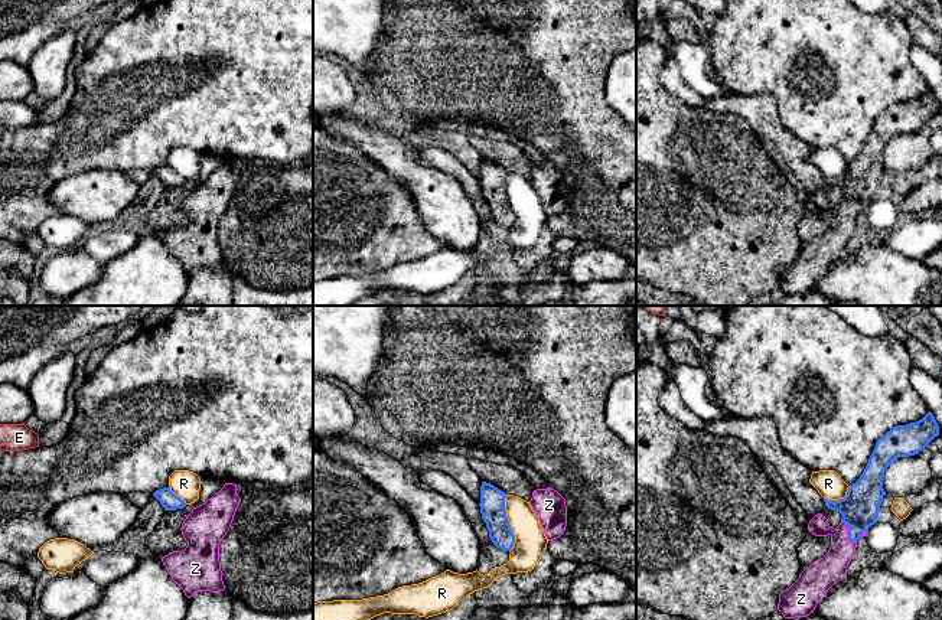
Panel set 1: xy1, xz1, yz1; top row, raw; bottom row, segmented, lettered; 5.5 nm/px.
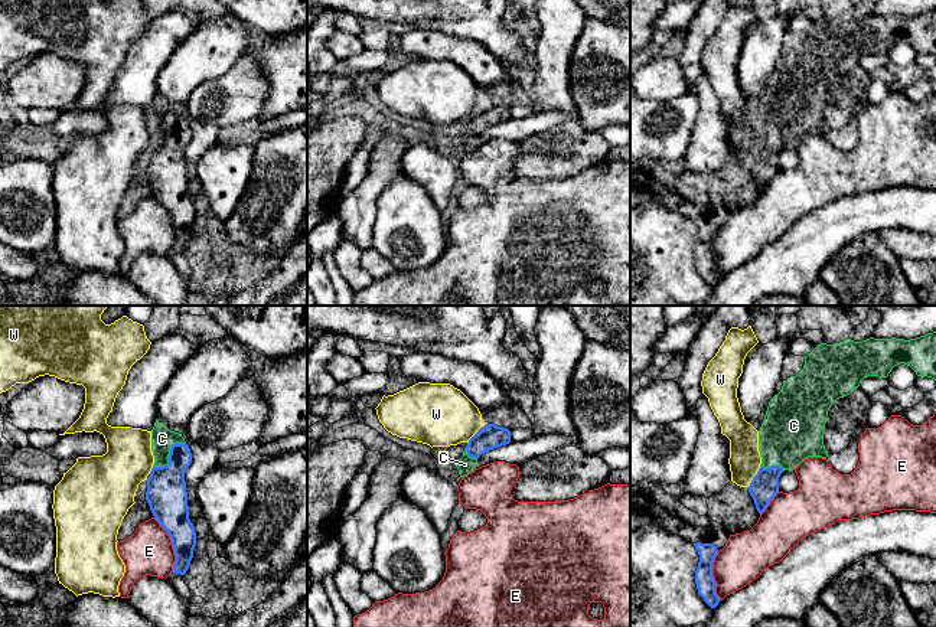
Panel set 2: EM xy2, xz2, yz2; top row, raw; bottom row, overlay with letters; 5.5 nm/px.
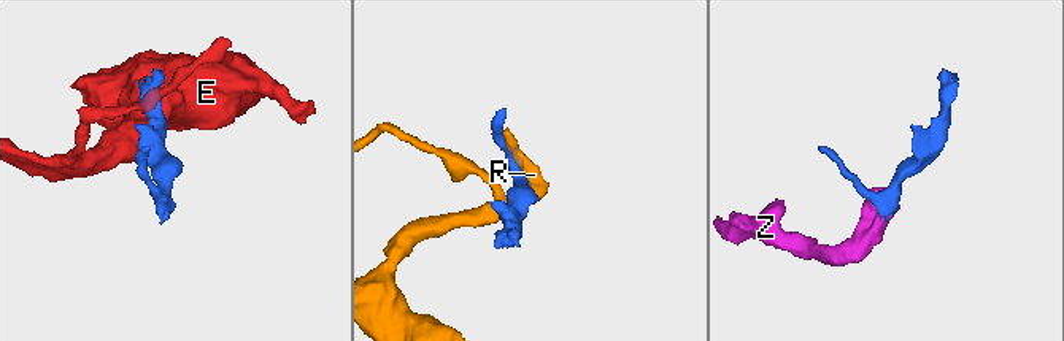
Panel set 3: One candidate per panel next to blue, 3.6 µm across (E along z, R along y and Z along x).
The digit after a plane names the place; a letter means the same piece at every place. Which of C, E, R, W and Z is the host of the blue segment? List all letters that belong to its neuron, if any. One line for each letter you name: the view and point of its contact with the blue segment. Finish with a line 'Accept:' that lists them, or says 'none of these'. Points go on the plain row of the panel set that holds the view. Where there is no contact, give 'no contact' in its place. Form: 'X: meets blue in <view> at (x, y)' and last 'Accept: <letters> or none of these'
C: meets blue in xy2 at (169, 133)
Z: meets blue in yz1 at (848, 211)
Accept: C, Z

